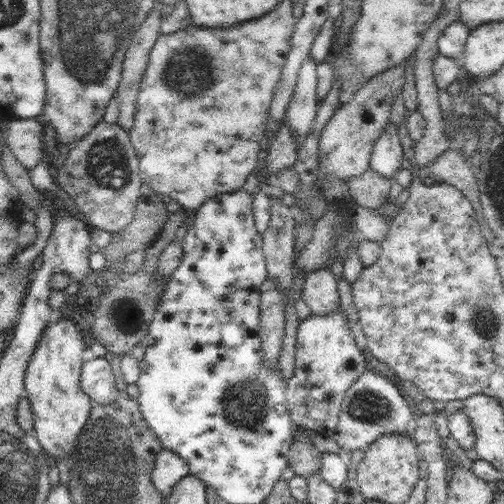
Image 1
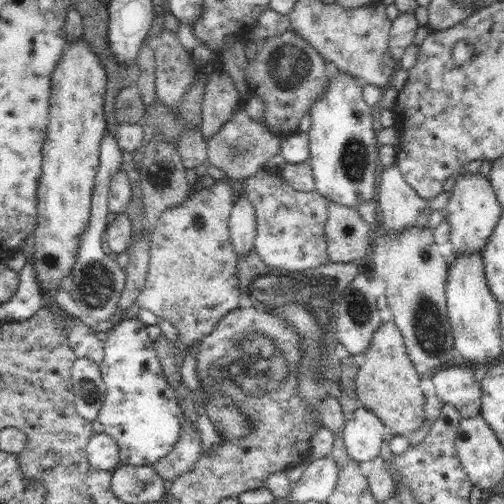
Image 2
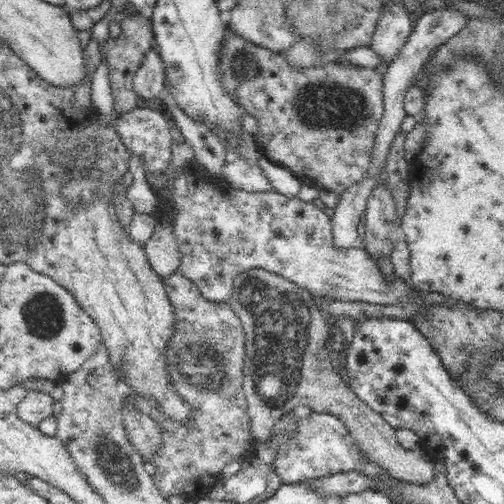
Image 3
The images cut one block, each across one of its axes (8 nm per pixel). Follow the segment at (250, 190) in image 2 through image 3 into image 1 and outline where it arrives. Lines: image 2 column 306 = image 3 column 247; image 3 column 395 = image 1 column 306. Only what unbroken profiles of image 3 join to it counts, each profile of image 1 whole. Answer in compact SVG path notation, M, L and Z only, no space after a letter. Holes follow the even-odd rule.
M315 268L305 276L301 298L311 308L311 314L329 314L339 306L337 278L329 268Z

